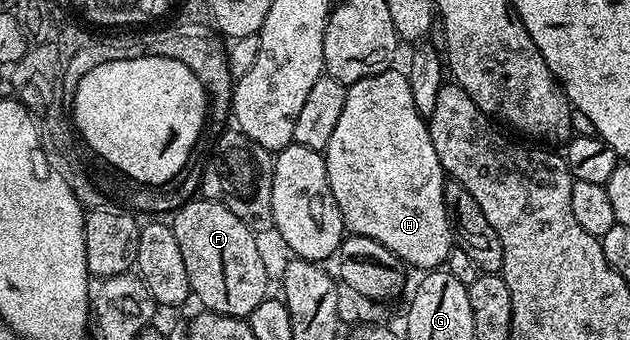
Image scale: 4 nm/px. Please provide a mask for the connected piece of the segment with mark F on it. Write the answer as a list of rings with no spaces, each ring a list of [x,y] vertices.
[[[195,196],[181,206],[179,210],[173,211],[172,225],[174,227],[174,235],[176,236],[176,244],[180,244],[180,253],[184,256],[184,269],[188,272],[188,284],[190,285],[190,293],[196,299],[203,311],[212,314],[223,314],[224,316],[232,316],[233,318],[240,318],[243,320],[249,319],[252,308],[256,308],[256,304],[260,304],[268,297],[268,290],[266,290],[266,262],[262,259],[262,250],[258,247],[255,231],[247,228],[244,220],[240,220],[240,216],[236,216],[232,212],[228,212],[228,208],[224,208],[224,204],[213,202],[201,196]]]

